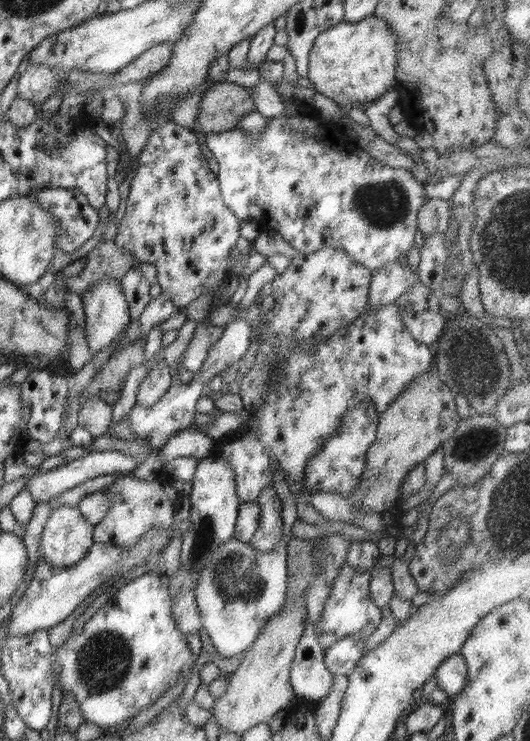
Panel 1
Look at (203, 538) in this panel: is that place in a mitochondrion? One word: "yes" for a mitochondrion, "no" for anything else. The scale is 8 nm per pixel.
yes

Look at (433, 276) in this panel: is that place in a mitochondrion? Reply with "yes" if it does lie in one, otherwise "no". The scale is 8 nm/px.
no

